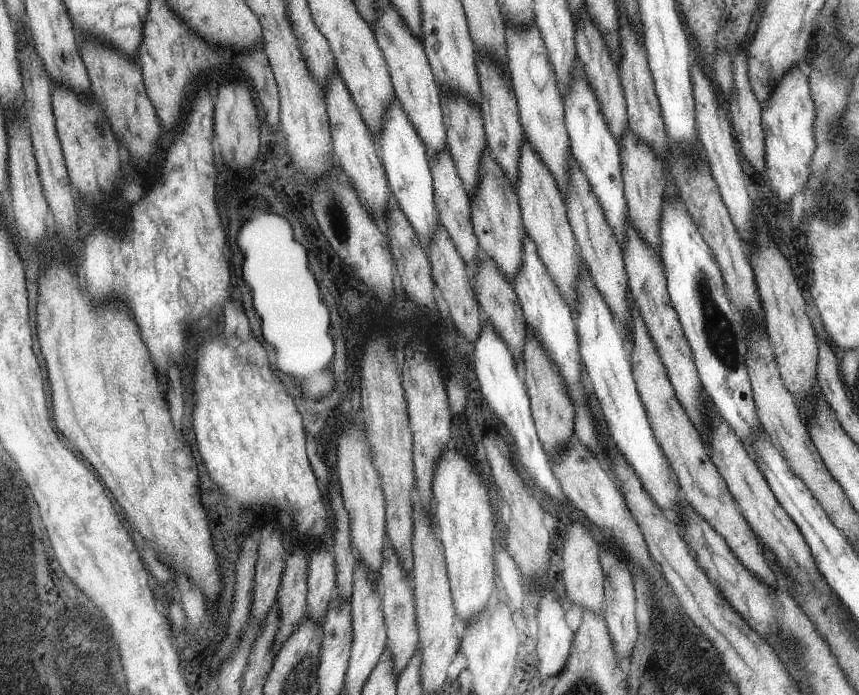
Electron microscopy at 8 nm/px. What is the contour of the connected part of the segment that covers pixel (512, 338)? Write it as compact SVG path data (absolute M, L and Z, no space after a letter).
M480 254L479 257L480 260L478 260L474 273L474 286L476 286L478 302L481 302L482 310L486 313L487 322L492 324L492 328L498 332L498 336L510 346L510 350L514 352L514 360L521 367L526 334L529 334L529 325L525 319L524 307L521 305L517 291L513 289L513 284L506 280L506 274L502 274L502 270L498 270L494 260L483 254Z

